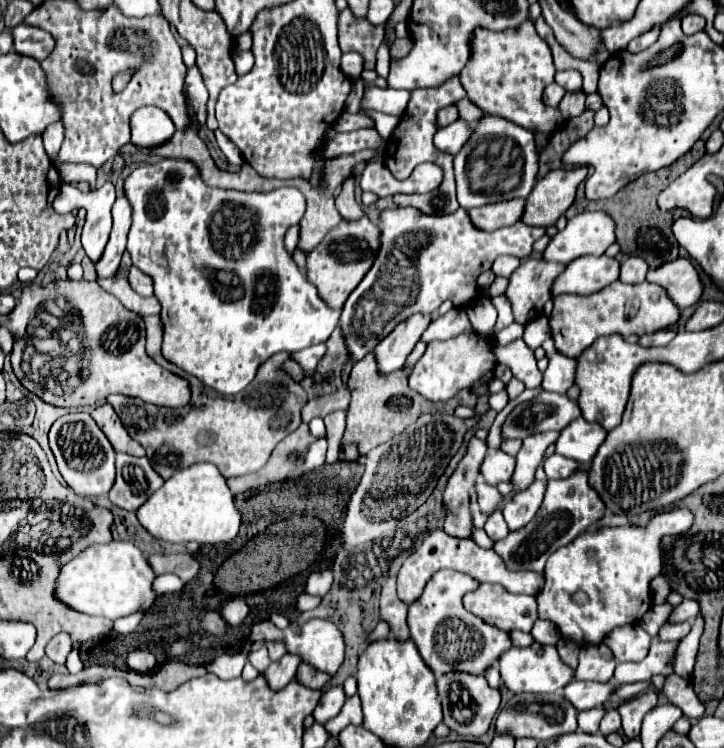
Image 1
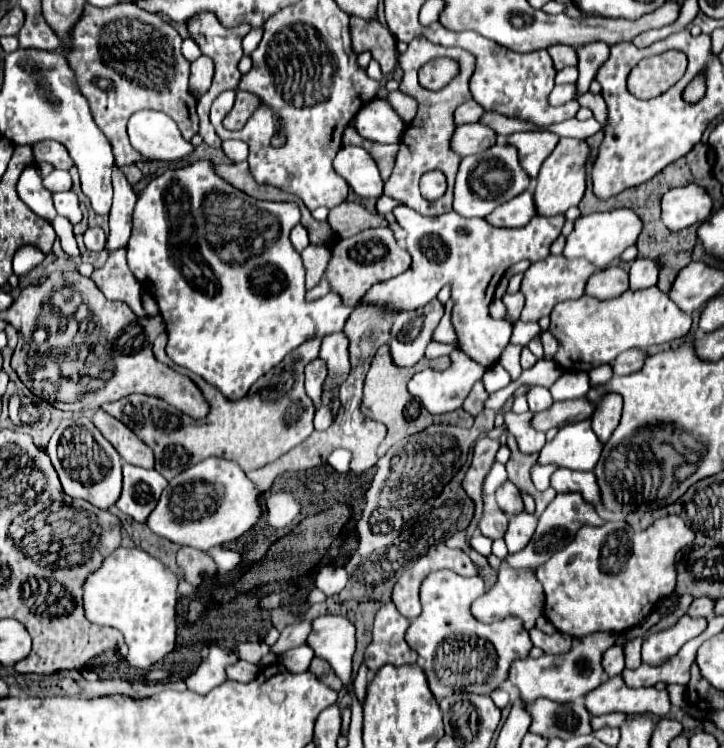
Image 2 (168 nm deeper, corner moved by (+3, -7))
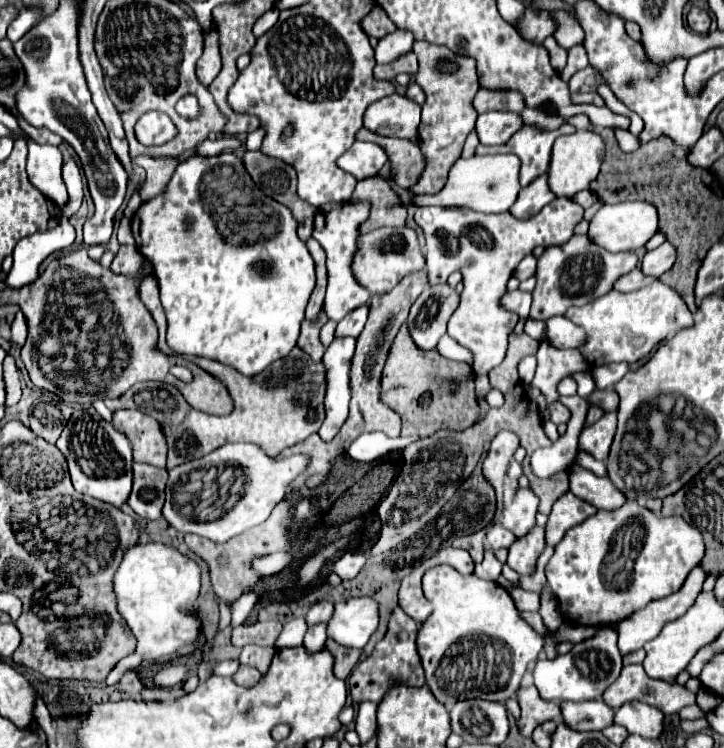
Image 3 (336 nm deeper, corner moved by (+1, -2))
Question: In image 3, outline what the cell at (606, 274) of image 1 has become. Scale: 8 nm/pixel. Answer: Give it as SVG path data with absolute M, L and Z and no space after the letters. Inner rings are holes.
M636 267L636 269L632 269L630 273L626 273L624 277L618 279L616 285L614 285L614 289L620 291L620 293L630 293L630 291L636 291L636 289L648 285L648 283L650 283L650 279L646 275L642 275L640 269Z

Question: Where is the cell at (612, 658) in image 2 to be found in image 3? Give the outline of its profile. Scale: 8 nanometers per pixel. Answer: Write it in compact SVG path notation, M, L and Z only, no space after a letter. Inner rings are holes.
M696 567L696 569L692 569L692 573L686 577L684 585L682 585L676 593L672 593L672 595L668 595L668 597L664 597L664 599L652 601L652 603L646 605L644 609L636 611L632 617L626 617L626 619L618 625L618 649L620 649L620 653L622 653L622 655L628 655L628 653L632 653L632 651L636 651L636 649L642 649L642 645L648 643L648 641L652 641L668 621L674 621L674 619L678 619L680 615L684 615L684 613L692 607L696 595L700 593L704 579L706 579L706 573L704 573L700 567Z

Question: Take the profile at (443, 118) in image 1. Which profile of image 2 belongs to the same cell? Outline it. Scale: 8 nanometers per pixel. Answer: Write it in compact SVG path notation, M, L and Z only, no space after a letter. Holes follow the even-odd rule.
M470 100L470 102L464 102L462 106L458 106L456 110L456 124L466 124L466 122L478 122L484 114L484 108L476 102L476 100Z

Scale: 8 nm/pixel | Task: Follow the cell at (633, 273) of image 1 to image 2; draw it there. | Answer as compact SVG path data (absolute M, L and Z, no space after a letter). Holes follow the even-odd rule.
M638 258L630 266L630 288L642 290L658 282L658 266L650 258Z

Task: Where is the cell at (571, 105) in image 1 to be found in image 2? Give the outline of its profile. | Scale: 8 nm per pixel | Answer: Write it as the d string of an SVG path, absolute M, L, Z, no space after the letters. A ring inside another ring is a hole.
M594 42L582 48L576 48L576 54L578 54L578 70L580 70L576 84L578 84L578 92L584 94L590 88L594 72L608 58L608 46L604 42Z

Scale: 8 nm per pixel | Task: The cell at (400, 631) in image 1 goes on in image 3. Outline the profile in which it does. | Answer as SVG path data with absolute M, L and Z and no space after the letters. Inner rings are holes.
M396 607L390 613L388 631L386 631L384 639L376 643L376 647L368 659L364 659L362 663L356 665L356 669L352 671L352 675L348 679L348 687L350 687L350 695L352 695L354 703L366 701L366 699L378 703L378 701L382 701L380 697L384 697L394 683L406 683L412 687L424 685L424 669L420 663L420 655L416 651L416 633L418 633L418 623L412 621L412 617L408 617L400 607Z

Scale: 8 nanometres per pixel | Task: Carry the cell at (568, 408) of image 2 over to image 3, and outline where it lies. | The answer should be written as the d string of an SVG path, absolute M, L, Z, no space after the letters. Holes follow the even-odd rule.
M602 389L602 391L594 391L590 397L588 397L588 401L590 401L590 405L600 405L600 407L604 407L606 411L612 411L612 409L616 409L618 405L616 405L616 391L614 389Z

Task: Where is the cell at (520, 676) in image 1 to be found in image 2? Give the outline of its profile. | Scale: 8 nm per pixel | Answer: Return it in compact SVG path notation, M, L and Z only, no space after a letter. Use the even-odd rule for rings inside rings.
M612 632L588 634L582 638L574 638L574 646L566 654L544 654L540 658L518 660L510 668L510 682L520 688L520 698L526 704L536 702L538 698L550 698L554 702L574 702L578 698L584 698L588 692L596 690L604 682L606 672L602 668L602 656L616 642L616 636L618 634L612 636Z

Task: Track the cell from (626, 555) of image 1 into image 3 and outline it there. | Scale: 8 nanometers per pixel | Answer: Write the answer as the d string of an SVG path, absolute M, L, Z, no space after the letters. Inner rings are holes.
M636 501L624 503L614 511L598 511L580 525L568 529L564 539L554 547L554 555L546 565L546 577L552 593L558 599L560 613L574 625L616 625L632 613L644 609L654 599L662 599L678 591L688 573L700 563L704 555L704 541L700 531L686 523L680 515L658 517Z

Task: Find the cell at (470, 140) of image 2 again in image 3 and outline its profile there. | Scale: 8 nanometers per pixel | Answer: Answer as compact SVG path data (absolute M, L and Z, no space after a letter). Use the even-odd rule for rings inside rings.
M490 111L490 113L478 115L476 119L476 133L482 145L502 145L520 127L522 127L522 119L518 113Z

